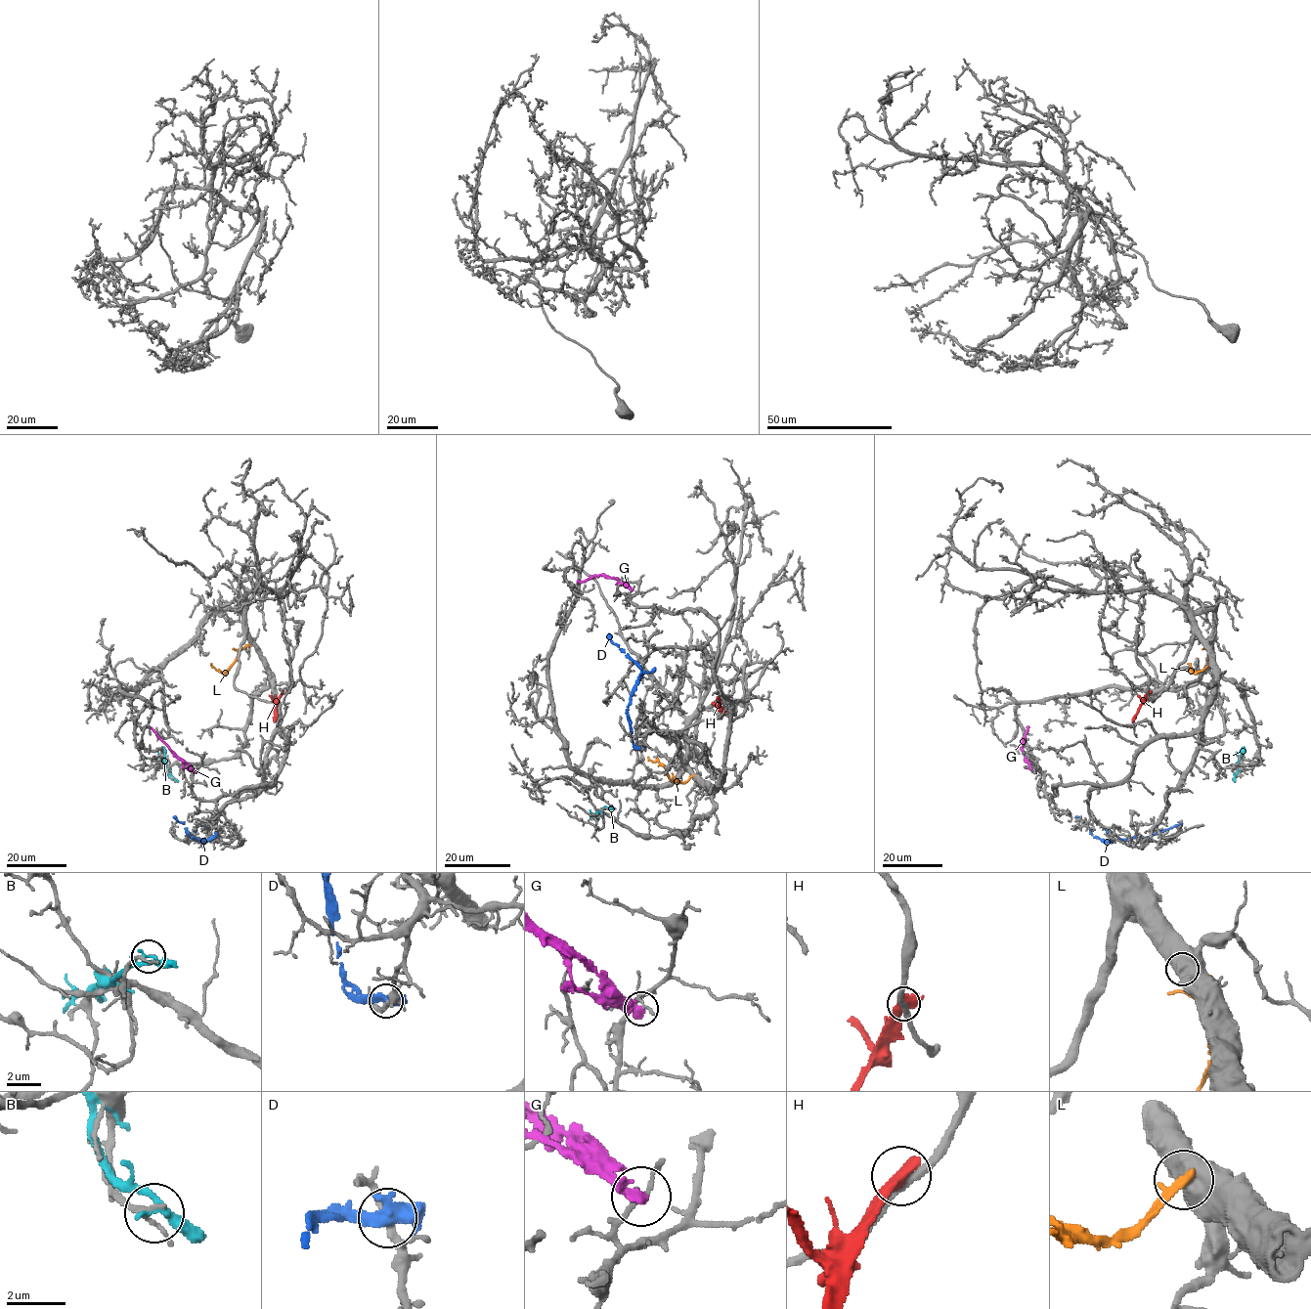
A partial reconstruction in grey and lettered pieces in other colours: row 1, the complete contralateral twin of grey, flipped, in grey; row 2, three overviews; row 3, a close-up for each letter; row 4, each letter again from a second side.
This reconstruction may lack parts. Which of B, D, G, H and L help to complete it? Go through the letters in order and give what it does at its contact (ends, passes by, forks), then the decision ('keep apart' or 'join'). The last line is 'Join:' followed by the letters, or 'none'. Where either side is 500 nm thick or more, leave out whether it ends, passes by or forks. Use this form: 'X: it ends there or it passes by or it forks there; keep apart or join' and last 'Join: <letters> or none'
B: it passes by; keep apart
D: it forks there; keep apart
G: it ends there; keep apart
H: it passes by; keep apart
L: keep apart
Join: none

